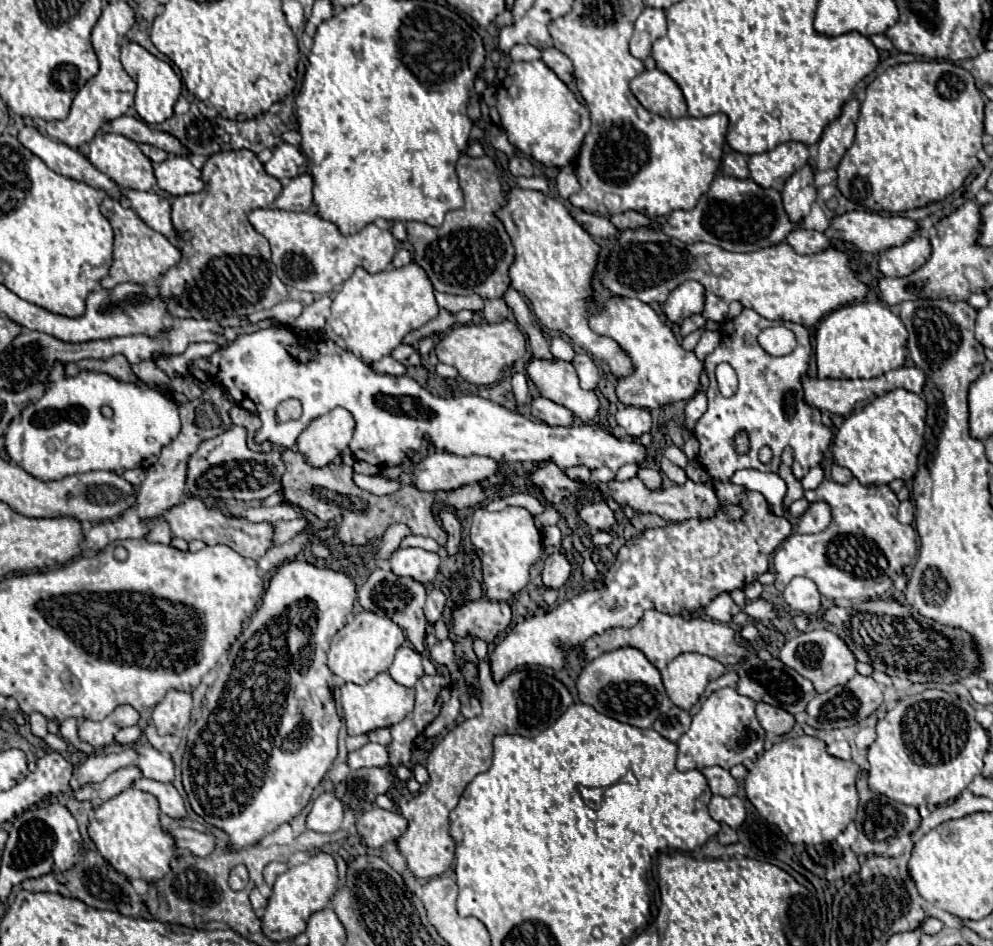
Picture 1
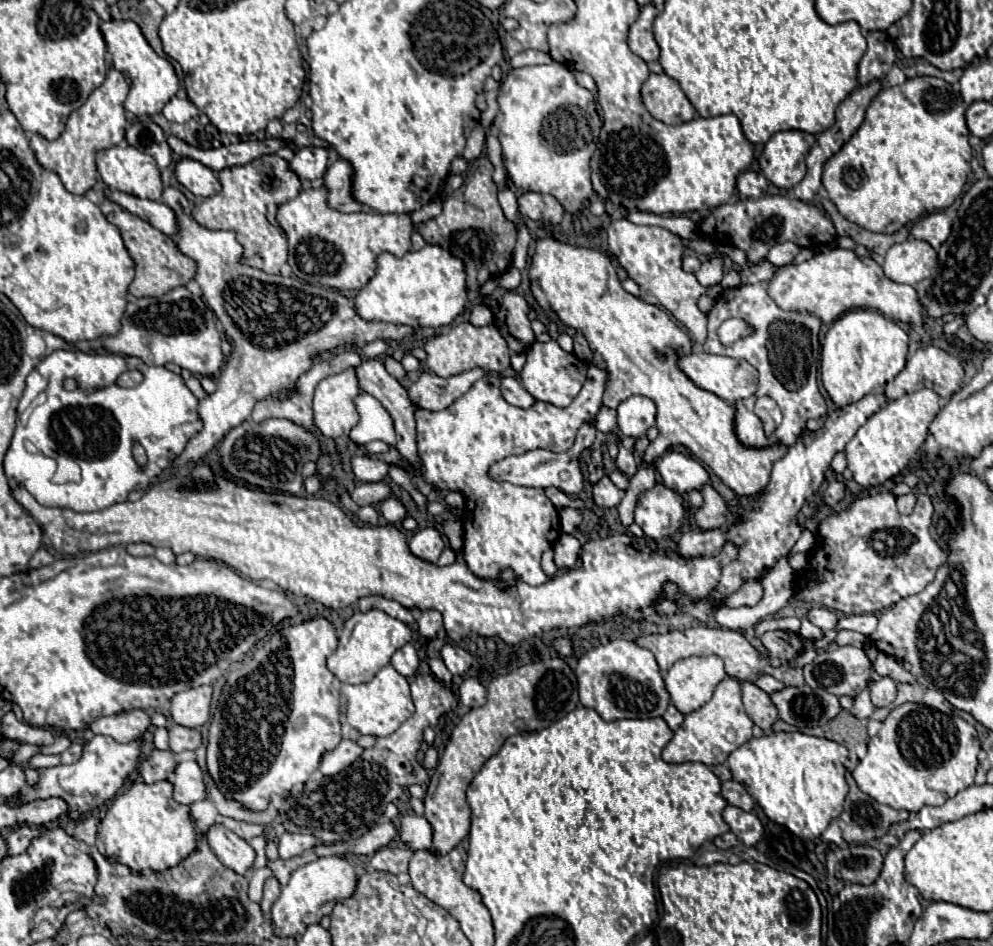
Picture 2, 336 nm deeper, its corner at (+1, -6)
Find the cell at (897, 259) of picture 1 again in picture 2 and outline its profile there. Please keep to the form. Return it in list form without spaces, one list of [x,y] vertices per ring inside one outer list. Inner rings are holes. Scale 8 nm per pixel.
[[[909,238],[893,244],[883,262],[883,272],[889,280],[915,286],[937,270],[937,252],[925,240]]]

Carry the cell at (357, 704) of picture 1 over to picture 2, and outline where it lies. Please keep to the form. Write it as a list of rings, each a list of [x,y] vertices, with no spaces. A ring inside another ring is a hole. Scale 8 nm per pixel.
[[[389,664],[377,672],[371,682],[365,684],[343,684],[341,692],[347,696],[347,722],[357,728],[361,734],[369,736],[389,736],[393,734],[401,722],[405,722],[413,714],[413,700],[409,692],[409,682]]]

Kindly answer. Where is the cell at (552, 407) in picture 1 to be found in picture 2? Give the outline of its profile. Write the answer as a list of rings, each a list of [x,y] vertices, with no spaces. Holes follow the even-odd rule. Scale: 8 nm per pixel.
[[[501,378],[501,394],[511,406],[517,408],[529,408],[535,402],[535,398],[515,378]]]

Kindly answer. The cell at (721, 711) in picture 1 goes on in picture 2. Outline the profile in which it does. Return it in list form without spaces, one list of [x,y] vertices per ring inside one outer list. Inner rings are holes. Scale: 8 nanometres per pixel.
[[[725,676],[713,692],[713,698],[699,710],[685,716],[683,724],[675,730],[671,742],[663,748],[663,760],[671,764],[703,762],[707,766],[723,764],[727,756],[751,738],[753,722],[747,716],[741,702],[741,684],[735,678]]]

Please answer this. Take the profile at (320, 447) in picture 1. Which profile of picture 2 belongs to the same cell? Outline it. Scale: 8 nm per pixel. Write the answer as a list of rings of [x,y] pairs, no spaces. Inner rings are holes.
[[[353,366],[319,382],[313,398],[313,412],[315,424],[323,436],[349,436],[349,430],[359,422],[359,414],[353,402],[359,392],[361,388]]]

